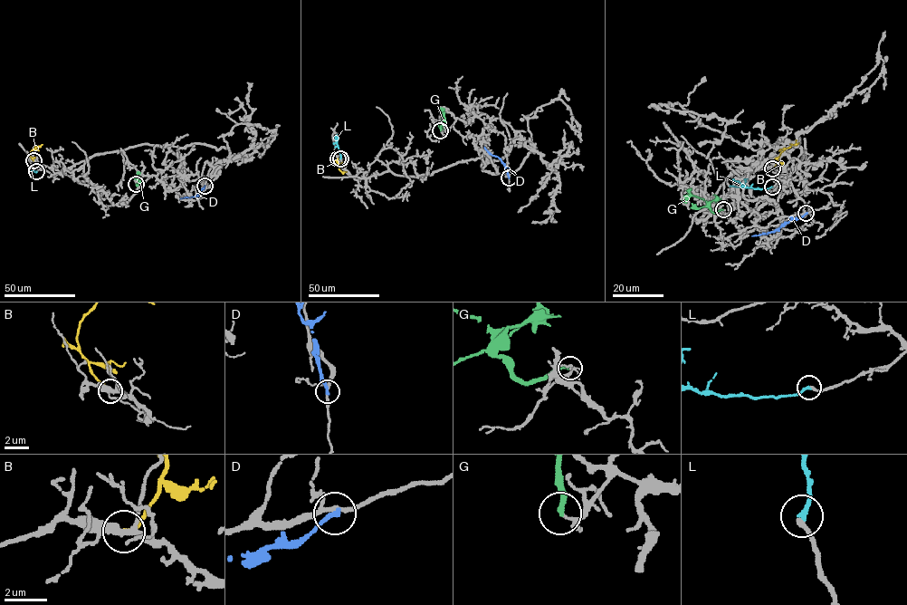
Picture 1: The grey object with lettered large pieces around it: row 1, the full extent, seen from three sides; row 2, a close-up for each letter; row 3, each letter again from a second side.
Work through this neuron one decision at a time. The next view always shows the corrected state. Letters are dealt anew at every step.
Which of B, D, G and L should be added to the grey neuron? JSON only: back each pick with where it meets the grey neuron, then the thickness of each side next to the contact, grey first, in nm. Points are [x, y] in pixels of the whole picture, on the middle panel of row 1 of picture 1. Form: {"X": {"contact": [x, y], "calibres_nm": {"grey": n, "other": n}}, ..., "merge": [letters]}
{"L": {"contact": [340, 158], "calibres_nm": {"grey": 200, "other": 220}}, "merge": ["L"]}

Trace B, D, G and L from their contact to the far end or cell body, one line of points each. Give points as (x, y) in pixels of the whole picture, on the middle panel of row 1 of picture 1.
B: (338, 158), (334, 162), (342, 172), (347, 171)
D: (509, 177), (500, 158), (490, 154), (484, 147)
G: (440, 130), (443, 122), (442, 110), (438, 109)
L: (340, 158), (338, 134)

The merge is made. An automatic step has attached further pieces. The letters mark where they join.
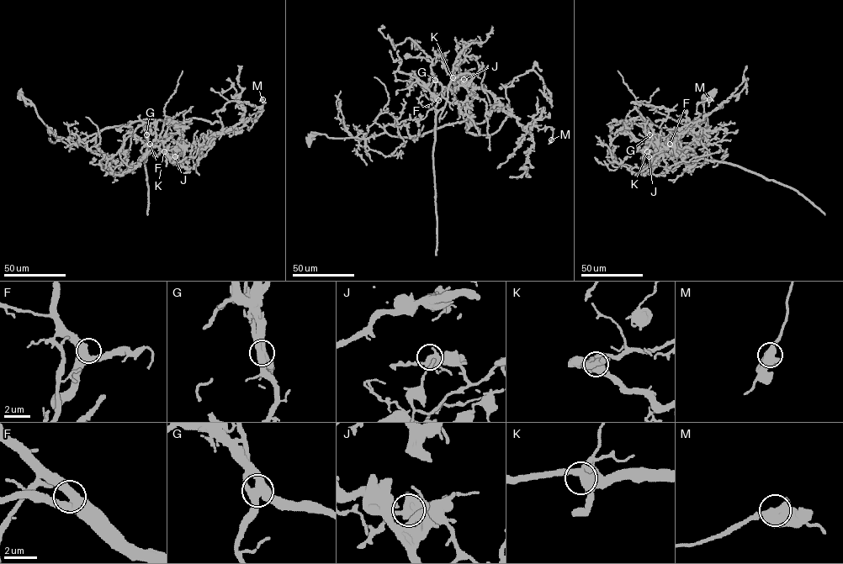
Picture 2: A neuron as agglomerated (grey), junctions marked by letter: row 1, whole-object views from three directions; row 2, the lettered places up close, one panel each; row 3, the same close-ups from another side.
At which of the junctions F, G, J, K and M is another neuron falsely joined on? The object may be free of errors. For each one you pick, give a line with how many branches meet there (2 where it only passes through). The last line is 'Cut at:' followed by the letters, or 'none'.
G: Branches: 3
Cut at: G

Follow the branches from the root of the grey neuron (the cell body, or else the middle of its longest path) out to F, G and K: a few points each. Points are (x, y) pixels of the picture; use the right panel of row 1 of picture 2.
F: (709, 95), (708, 145), (699, 118), (672, 143), (671, 154), (681, 152), (670, 144)
G: (709, 95), (703, 100), (707, 146), (702, 133), (707, 125), (699, 118), (658, 158), (649, 134)
K: (709, 95), (703, 100), (707, 146), (702, 133), (707, 125), (697, 118), (673, 141), (670, 155), (647, 151)

